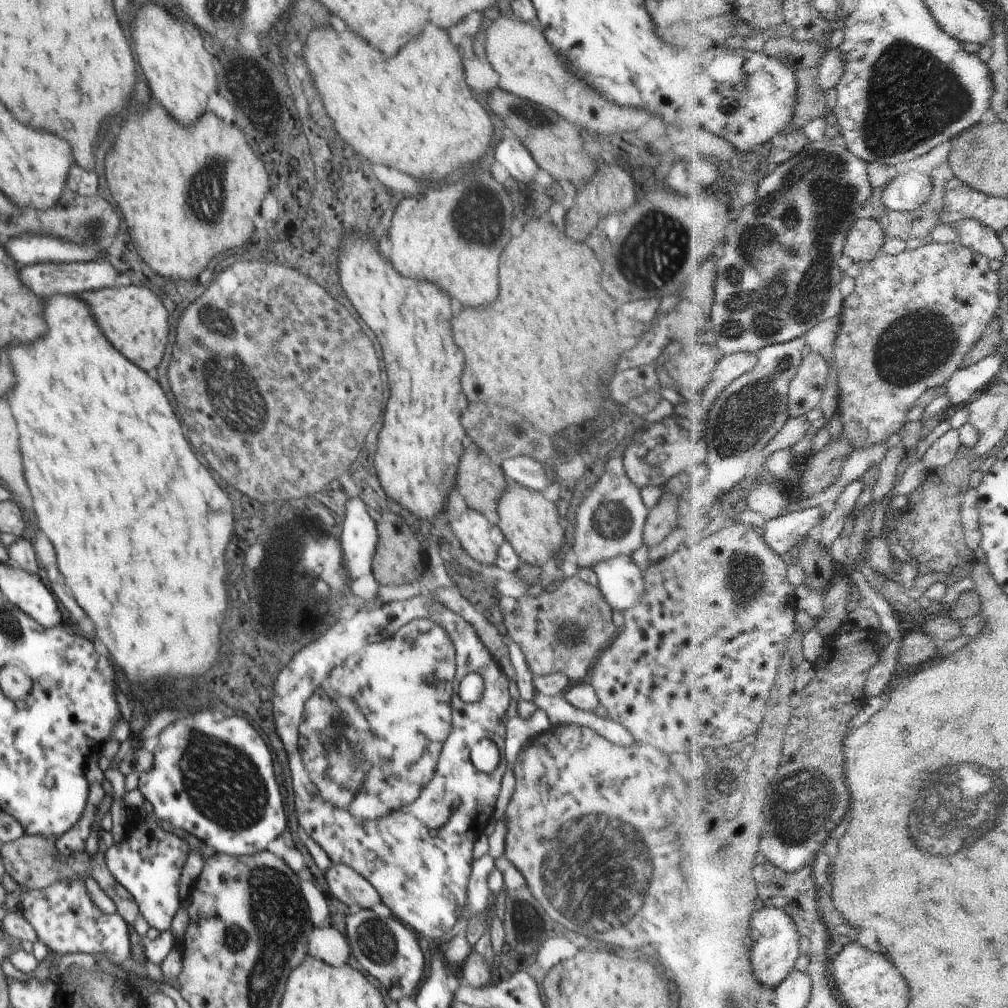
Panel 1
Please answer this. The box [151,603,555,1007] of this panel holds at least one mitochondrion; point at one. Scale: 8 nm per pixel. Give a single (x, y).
(352, 778)

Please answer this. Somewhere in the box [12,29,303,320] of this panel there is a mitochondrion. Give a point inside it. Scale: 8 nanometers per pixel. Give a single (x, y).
(213, 170)

